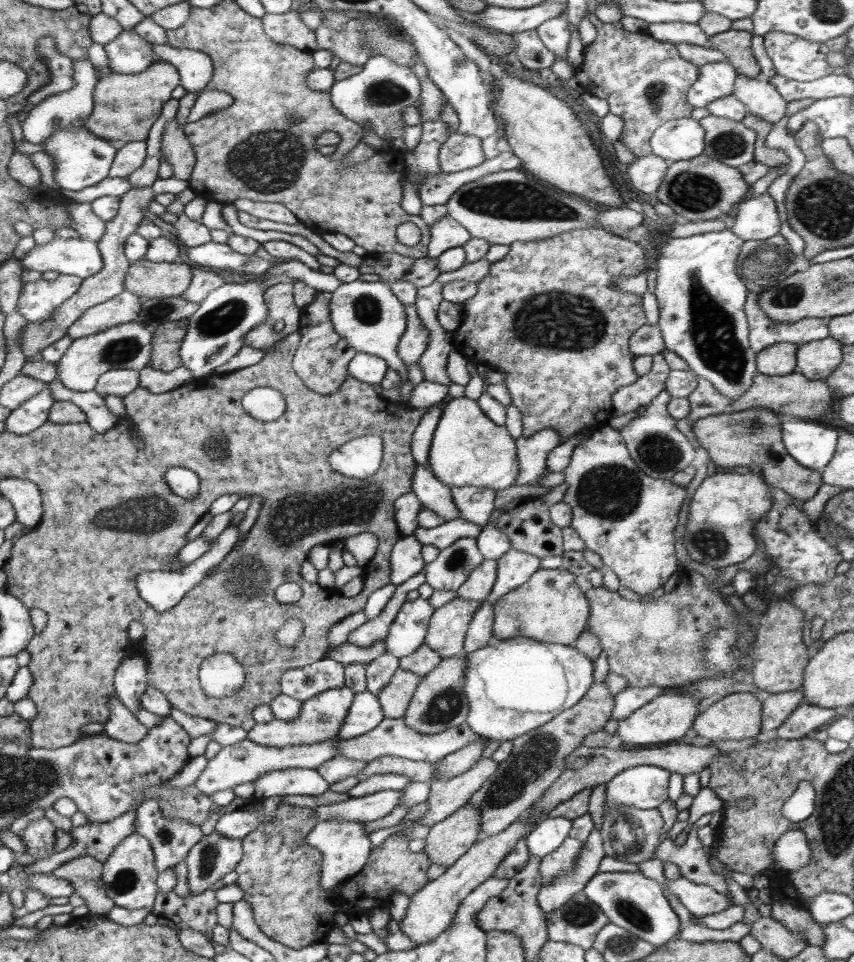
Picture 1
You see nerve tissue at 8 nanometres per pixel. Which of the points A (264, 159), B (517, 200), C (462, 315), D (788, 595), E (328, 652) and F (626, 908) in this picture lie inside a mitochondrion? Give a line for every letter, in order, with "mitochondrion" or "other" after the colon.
A: mitochondrion
B: mitochondrion
C: other
D: other
E: other
F: mitochondrion

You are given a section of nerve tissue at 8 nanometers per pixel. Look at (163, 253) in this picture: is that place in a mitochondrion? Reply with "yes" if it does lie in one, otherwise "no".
no

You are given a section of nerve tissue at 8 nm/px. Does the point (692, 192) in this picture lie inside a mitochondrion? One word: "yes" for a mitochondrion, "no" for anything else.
yes

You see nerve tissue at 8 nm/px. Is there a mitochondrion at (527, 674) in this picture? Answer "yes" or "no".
no

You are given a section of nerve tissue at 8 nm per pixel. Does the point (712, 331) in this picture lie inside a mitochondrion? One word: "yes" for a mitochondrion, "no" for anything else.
yes

